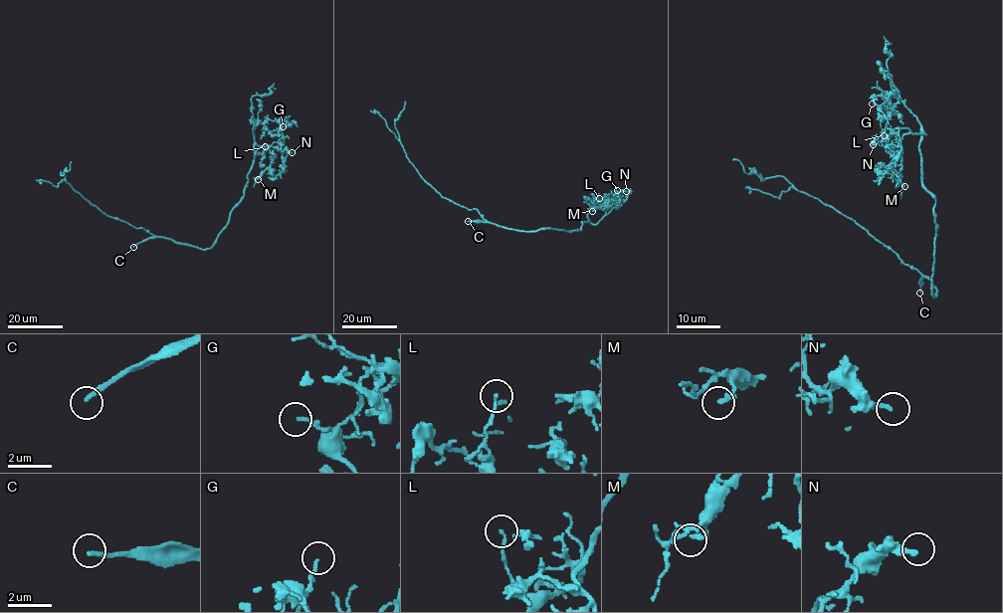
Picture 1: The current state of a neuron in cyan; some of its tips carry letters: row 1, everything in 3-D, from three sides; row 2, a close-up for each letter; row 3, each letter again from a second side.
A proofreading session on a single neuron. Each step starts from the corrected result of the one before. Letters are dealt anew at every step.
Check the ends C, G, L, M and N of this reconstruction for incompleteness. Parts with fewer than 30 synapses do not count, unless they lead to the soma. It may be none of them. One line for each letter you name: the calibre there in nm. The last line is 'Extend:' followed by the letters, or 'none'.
C: Thickness 190 nm
Extend: C

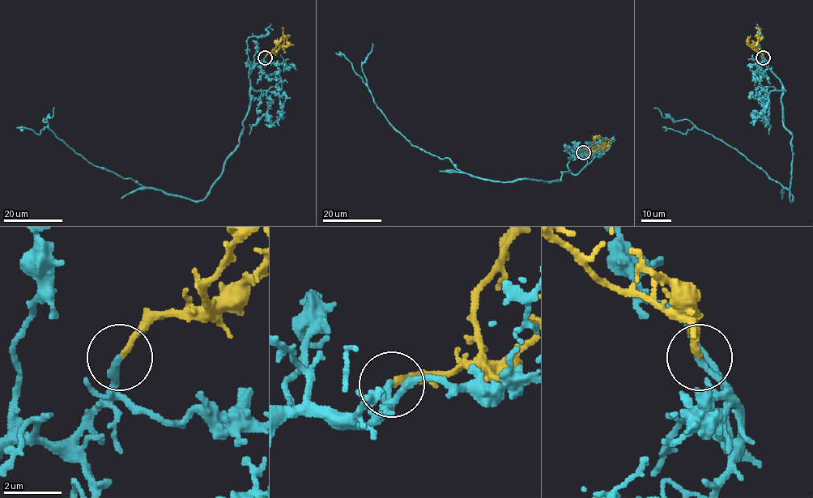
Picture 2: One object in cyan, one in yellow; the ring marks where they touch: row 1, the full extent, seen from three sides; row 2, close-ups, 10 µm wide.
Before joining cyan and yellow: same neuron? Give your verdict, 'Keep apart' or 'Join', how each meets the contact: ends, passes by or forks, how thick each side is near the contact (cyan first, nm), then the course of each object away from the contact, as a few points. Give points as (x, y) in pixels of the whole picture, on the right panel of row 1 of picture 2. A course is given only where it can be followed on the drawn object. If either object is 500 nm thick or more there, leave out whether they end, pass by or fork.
Join. At the ring cyan ends. At the ring yellow ends. Thickness 240 nm (cyan) against 200 nm. Course of cyan: (763, 57), (782, 86), (783, 125), (792, 134), (791, 201), (786, 189), (735, 149), (654, 108). Course of yellow: (763, 57), (757, 47), (760, 31), (755, 27)

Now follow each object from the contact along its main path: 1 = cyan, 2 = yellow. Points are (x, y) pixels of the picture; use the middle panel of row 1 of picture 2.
1: (583, 152), (572, 156), (558, 180), (495, 181), (461, 172), (408, 141), (373, 100), (362, 70), (372, 43)
2: (583, 152), (606, 146), (602, 149), (600, 144)

